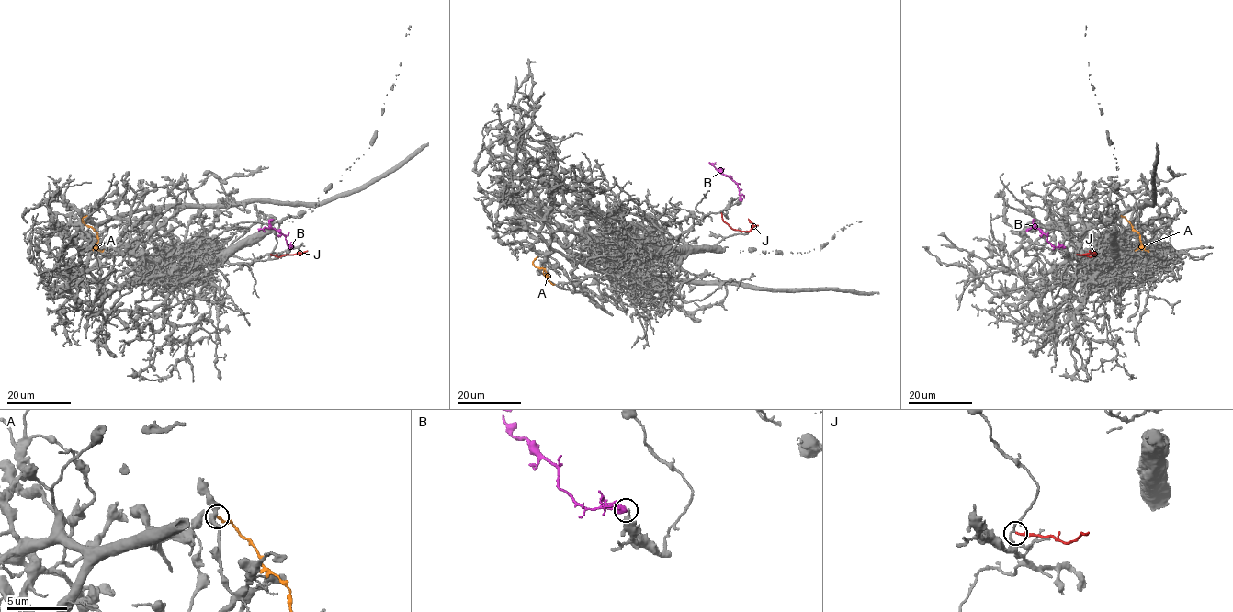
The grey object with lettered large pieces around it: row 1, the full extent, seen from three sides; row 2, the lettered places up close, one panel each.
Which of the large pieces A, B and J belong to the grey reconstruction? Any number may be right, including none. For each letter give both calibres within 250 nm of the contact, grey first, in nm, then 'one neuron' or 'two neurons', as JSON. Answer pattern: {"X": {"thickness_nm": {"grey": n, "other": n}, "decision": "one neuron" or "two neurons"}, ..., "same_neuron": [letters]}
{"A": {"thickness_nm": {"grey": 400, "other": 180}, "decision": "two neurons"}, "B": {"thickness_nm": {"grey": 280, "other": 550}, "decision": "two neurons"}, "J": {"thickness_nm": {"grey": 180, "other": 180}, "decision": "one neuron"}, "same_neuron": ["J"]}

